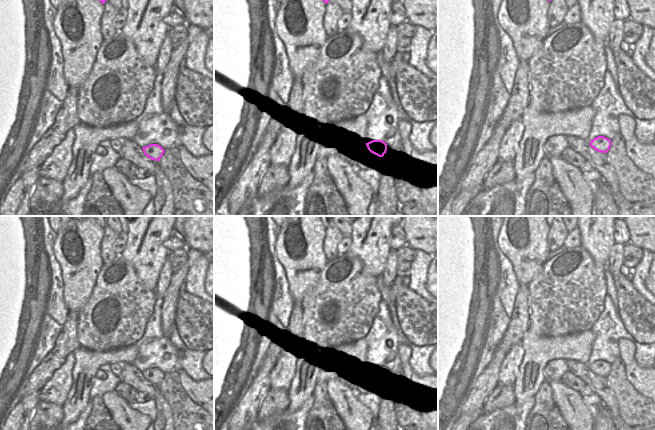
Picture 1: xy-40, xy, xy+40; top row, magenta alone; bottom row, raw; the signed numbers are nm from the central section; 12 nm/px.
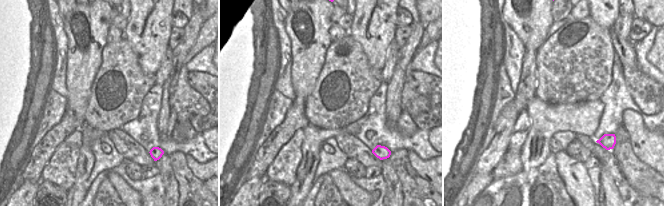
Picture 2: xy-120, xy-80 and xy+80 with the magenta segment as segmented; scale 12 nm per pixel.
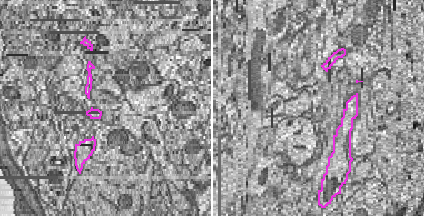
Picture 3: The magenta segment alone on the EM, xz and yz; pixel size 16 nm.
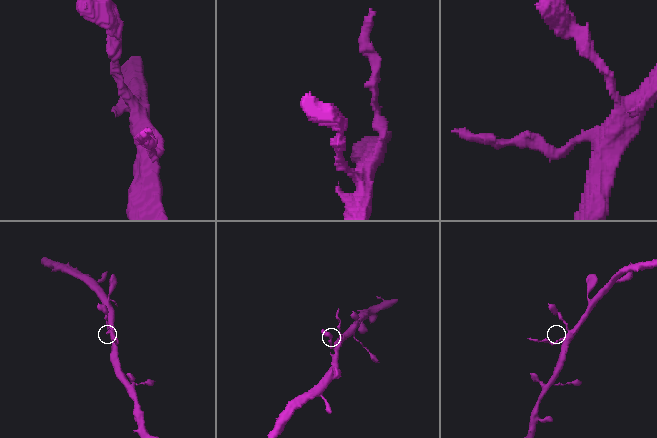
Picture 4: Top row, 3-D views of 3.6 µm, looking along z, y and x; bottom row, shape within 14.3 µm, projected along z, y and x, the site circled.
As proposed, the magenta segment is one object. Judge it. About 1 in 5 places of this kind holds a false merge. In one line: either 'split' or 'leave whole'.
split

